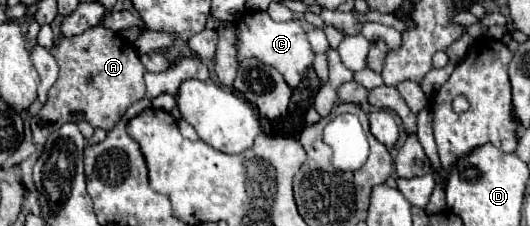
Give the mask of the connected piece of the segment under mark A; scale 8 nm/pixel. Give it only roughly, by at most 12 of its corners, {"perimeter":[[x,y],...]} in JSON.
{"perimeter":[[102,25],[60,39],[60,75],[32,119],[110,131],[146,97],[132,43]]}

